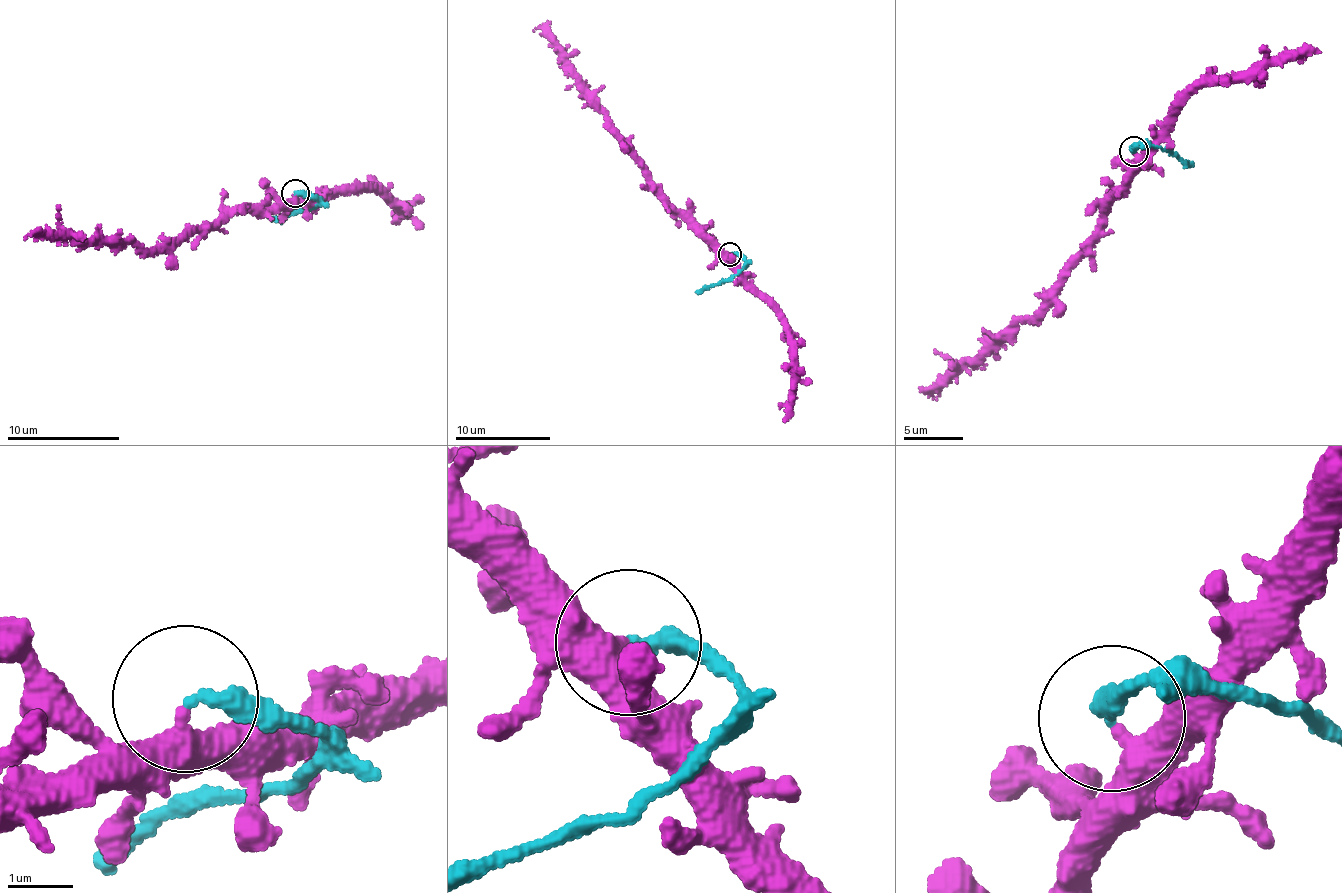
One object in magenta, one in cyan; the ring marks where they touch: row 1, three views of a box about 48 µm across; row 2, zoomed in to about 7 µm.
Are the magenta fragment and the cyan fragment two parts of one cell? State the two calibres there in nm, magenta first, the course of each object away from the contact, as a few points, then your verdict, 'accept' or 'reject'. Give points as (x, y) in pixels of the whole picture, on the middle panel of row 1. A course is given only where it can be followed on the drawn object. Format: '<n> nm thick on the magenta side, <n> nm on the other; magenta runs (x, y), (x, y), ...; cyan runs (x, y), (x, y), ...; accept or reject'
320 nm thick on the magenta side, 260 nm on the other; magenta runs (730, 253), (663, 195), (646, 166), (611, 128), (607, 111), (573, 70), (564, 49), (540, 28), (533, 30); cyan runs (730, 254), (746, 262), (740, 270), (727, 280), (696, 292); reject

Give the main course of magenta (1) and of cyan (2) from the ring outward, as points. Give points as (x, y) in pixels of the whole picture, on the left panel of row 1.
1: (295, 195), (265, 210), (247, 206), (145, 251), (133, 239), (83, 239), (63, 231), (24, 239)
2: (295, 192), (318, 198), (316, 205), (303, 212), (268, 218)

